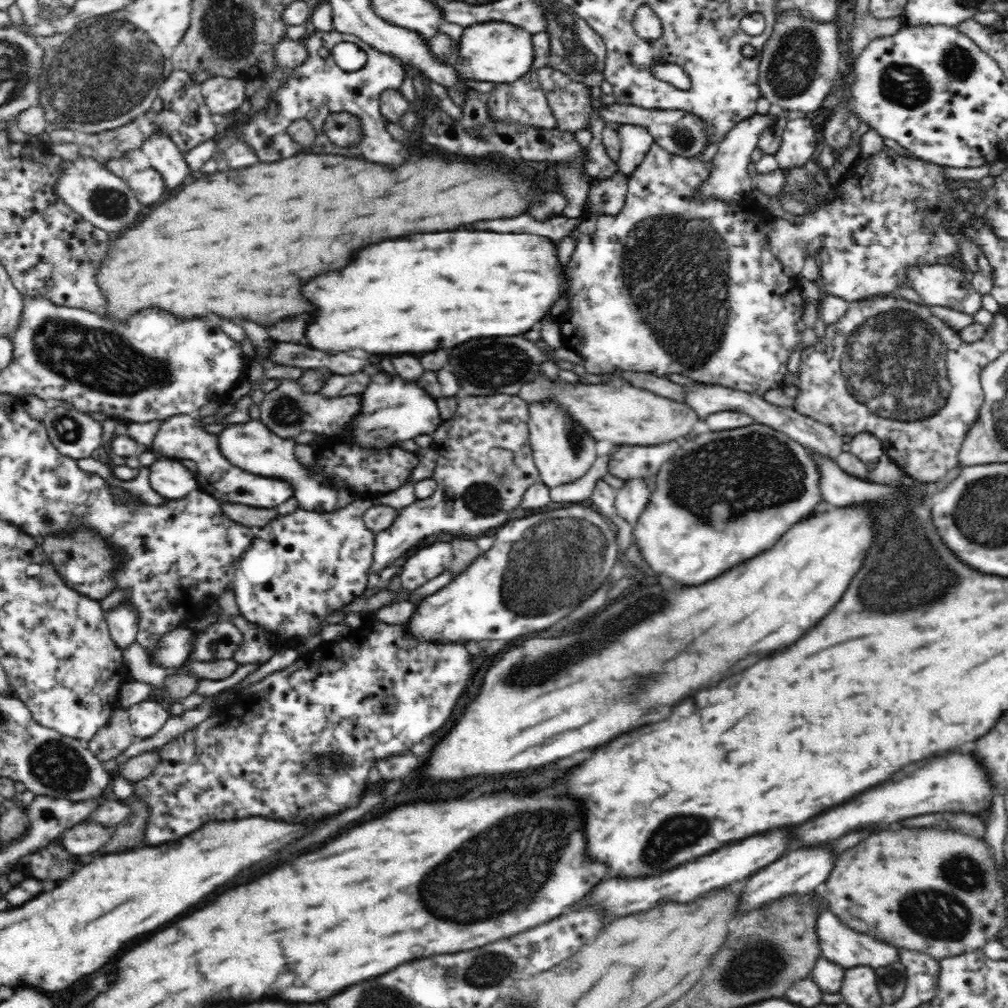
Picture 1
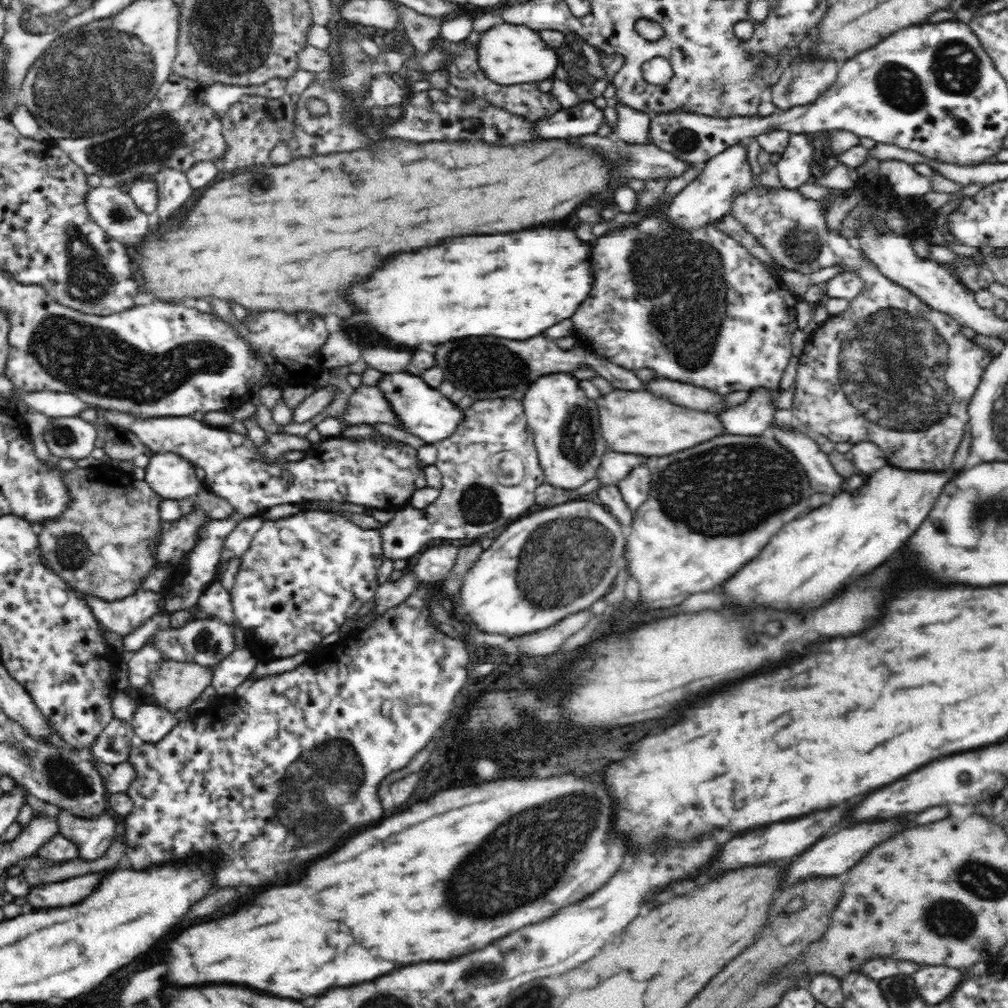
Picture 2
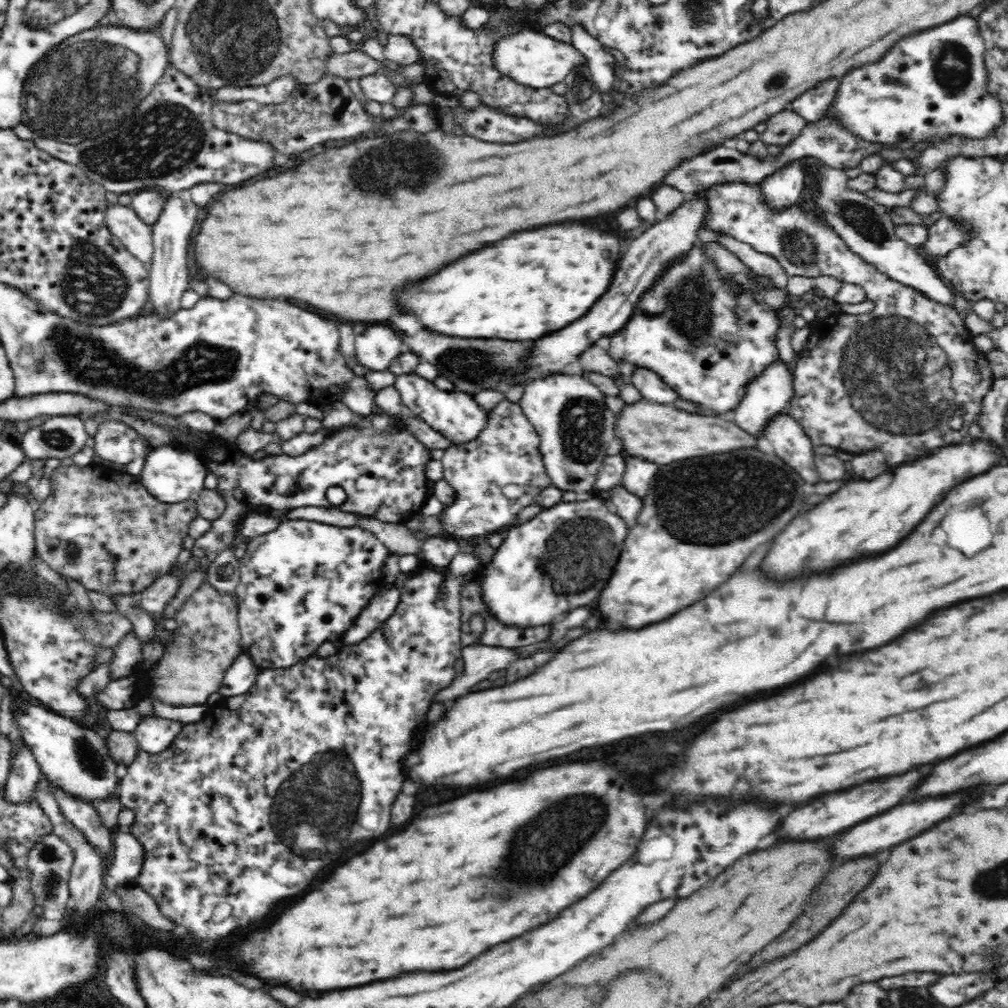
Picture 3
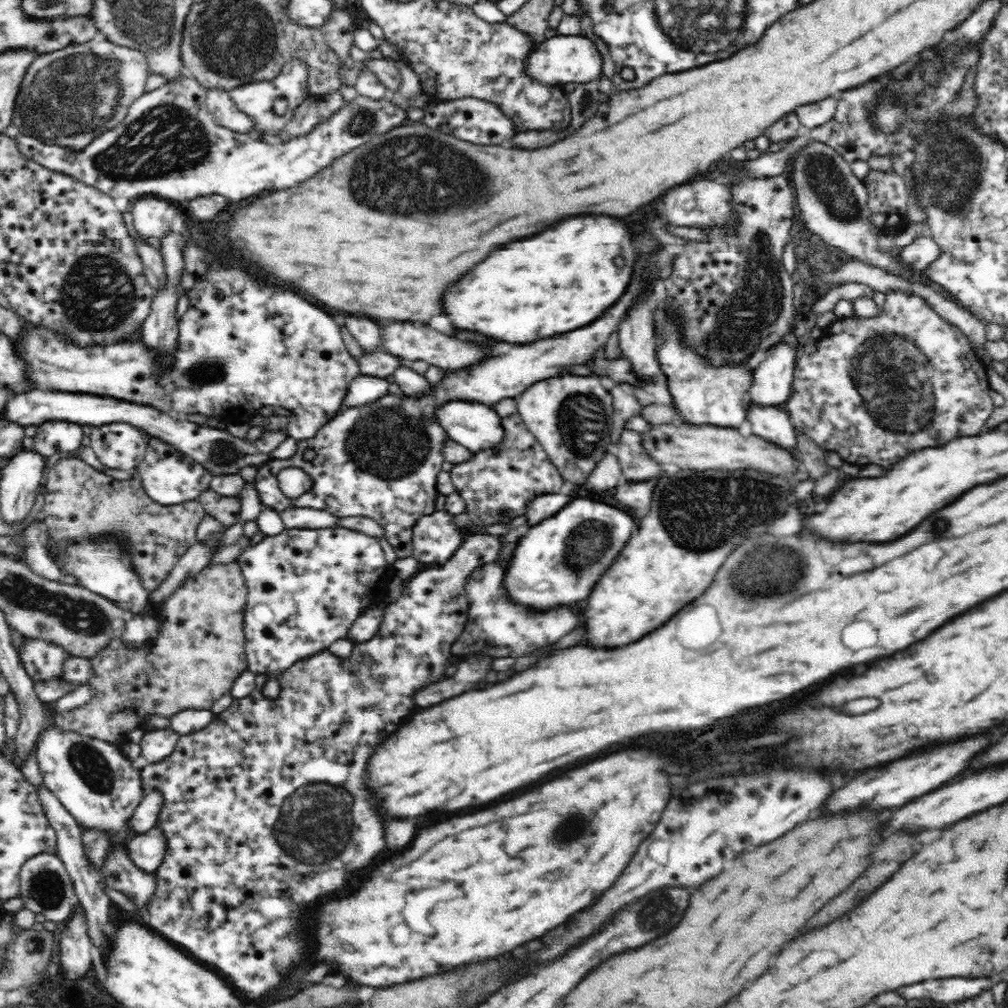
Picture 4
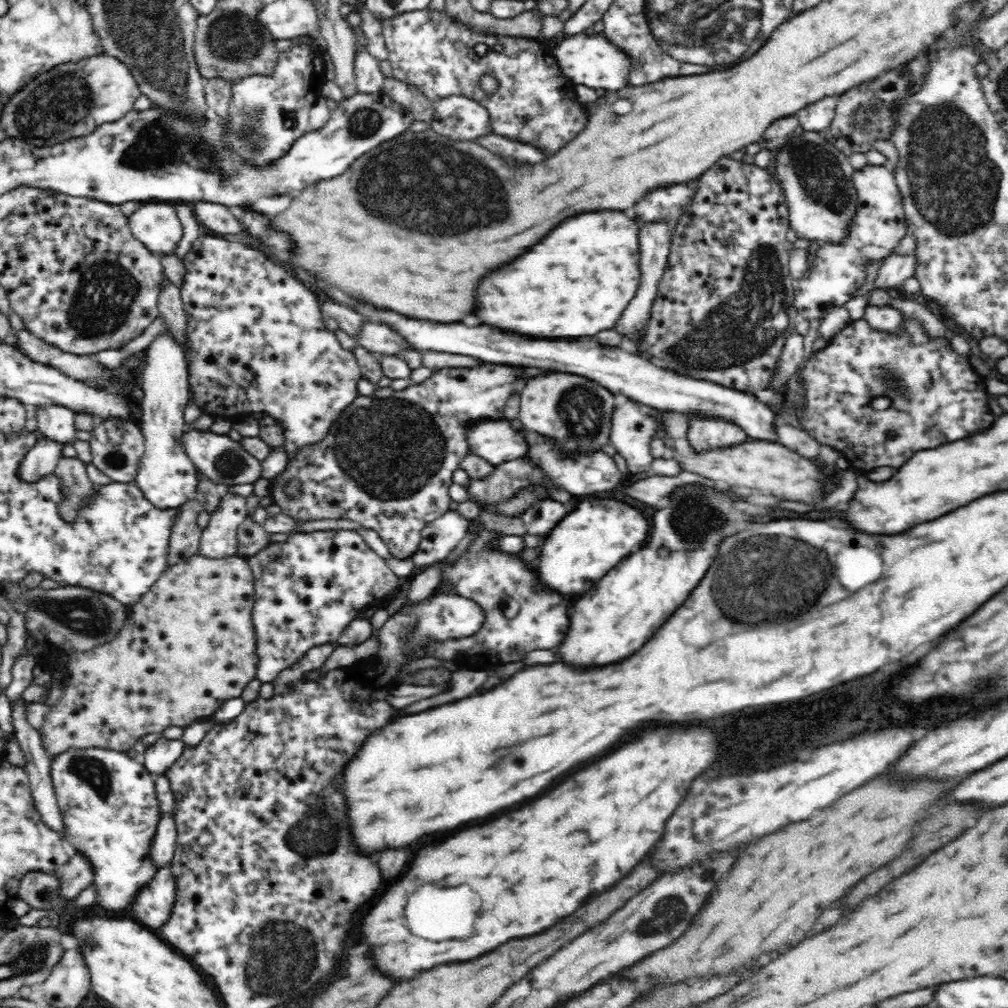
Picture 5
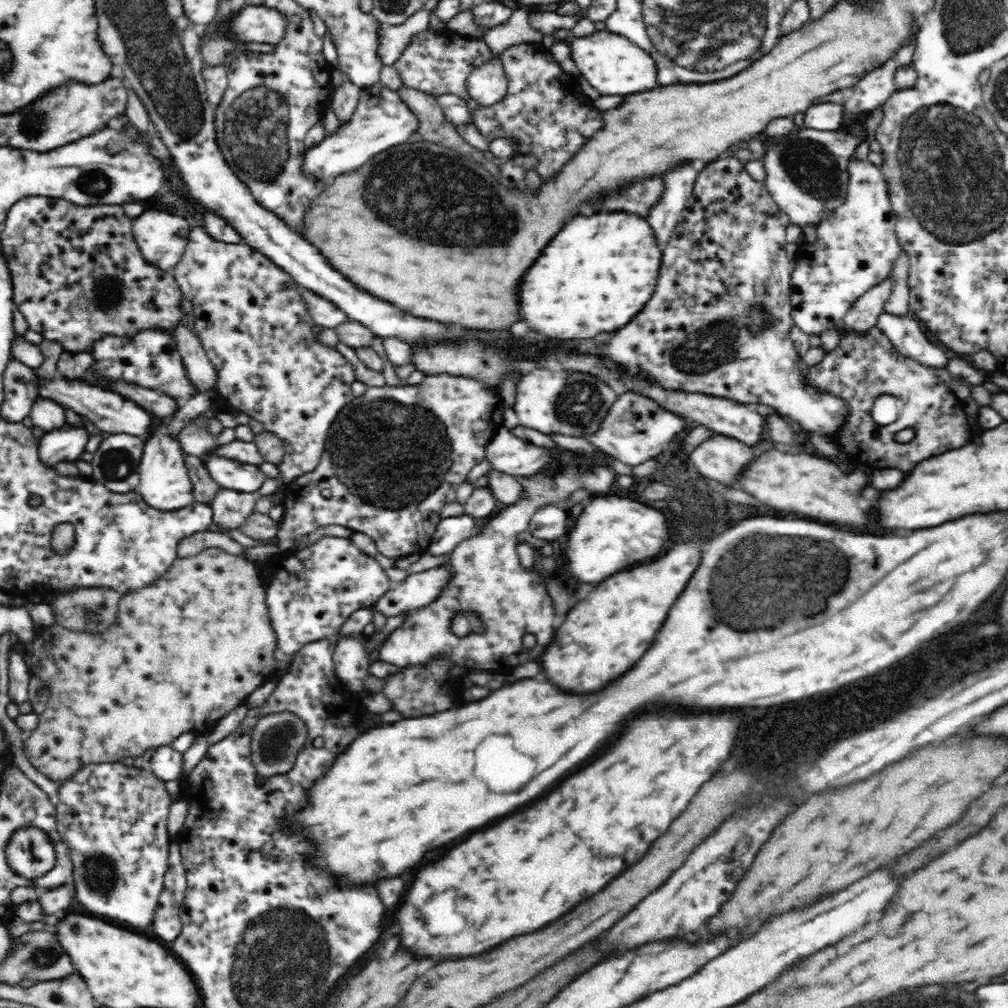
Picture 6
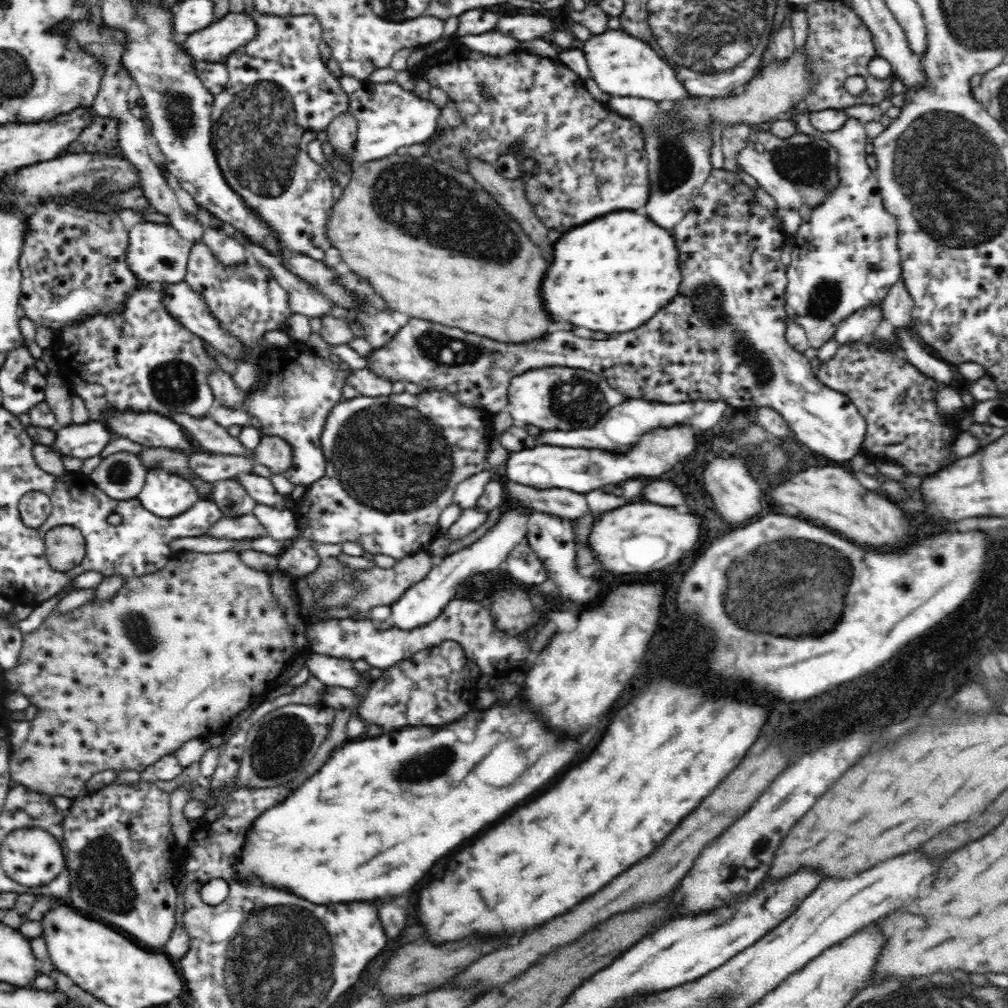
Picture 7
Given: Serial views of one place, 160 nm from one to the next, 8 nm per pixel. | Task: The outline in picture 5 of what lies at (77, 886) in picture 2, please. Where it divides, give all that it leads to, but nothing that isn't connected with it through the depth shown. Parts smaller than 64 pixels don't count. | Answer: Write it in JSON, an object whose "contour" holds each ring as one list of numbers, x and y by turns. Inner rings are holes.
{"contour":[[174,812,164,813,158,823,151,842,151,859,158,868,166,866,173,859,177,843,177,824]]}

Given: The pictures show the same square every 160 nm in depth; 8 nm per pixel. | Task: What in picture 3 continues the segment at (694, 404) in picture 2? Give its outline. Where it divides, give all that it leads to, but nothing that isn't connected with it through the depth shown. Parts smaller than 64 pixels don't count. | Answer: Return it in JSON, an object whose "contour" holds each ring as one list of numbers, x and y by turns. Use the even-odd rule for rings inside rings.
{"contour":[[636,365,631,375,631,383,639,390,644,399,670,405,678,398,676,391,668,386,659,374]]}

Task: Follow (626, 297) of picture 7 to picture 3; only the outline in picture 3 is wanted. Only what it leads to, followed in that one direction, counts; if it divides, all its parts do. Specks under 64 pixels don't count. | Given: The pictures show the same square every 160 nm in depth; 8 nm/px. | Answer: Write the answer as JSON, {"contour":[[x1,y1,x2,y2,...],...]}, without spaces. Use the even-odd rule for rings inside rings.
{"contour":[[604,222,600,226,558,224,530,232,518,232,494,242,490,248,476,250,458,262,442,268,432,278,406,288,400,302,428,330,460,338,502,338,502,340,536,340,548,332,562,330,576,318,582,318,612,282,614,262,621,258,621,242]]}

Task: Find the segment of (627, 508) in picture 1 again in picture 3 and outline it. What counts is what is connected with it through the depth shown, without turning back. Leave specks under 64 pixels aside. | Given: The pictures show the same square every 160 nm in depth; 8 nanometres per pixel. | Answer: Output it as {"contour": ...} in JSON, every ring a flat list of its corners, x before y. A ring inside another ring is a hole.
{"contour":[[619,440,620,446,622,446,622,450,620,450,620,454,623,455,625,471,624,471,624,480,622,480,622,484,624,484,624,488,629,490,632,494,639,496,640,498,644,498,646,496,646,490,648,490,648,486,650,486,650,480,654,478,656,474,656,470,660,468,658,464,652,464,649,460,646,460,642,457,633,457,631,454,625,452,625,447,621,444]]}

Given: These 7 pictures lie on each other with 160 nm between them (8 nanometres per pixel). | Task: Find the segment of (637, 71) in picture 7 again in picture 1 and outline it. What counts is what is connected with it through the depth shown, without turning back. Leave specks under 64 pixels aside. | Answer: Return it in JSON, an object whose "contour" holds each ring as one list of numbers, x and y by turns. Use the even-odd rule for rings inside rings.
{"contour":[[508,22,473,23,464,28,459,38,459,56,453,68,459,78,476,81,512,84,534,70,533,35,525,28]]}

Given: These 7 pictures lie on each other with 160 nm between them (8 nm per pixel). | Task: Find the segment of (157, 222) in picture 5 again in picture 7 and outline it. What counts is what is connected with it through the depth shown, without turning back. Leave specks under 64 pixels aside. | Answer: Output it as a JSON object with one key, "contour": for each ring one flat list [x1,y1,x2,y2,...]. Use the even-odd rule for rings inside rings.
{"contour":[[138,221,128,232,127,266,140,282,159,286,184,281,190,251,190,243,172,225]]}

